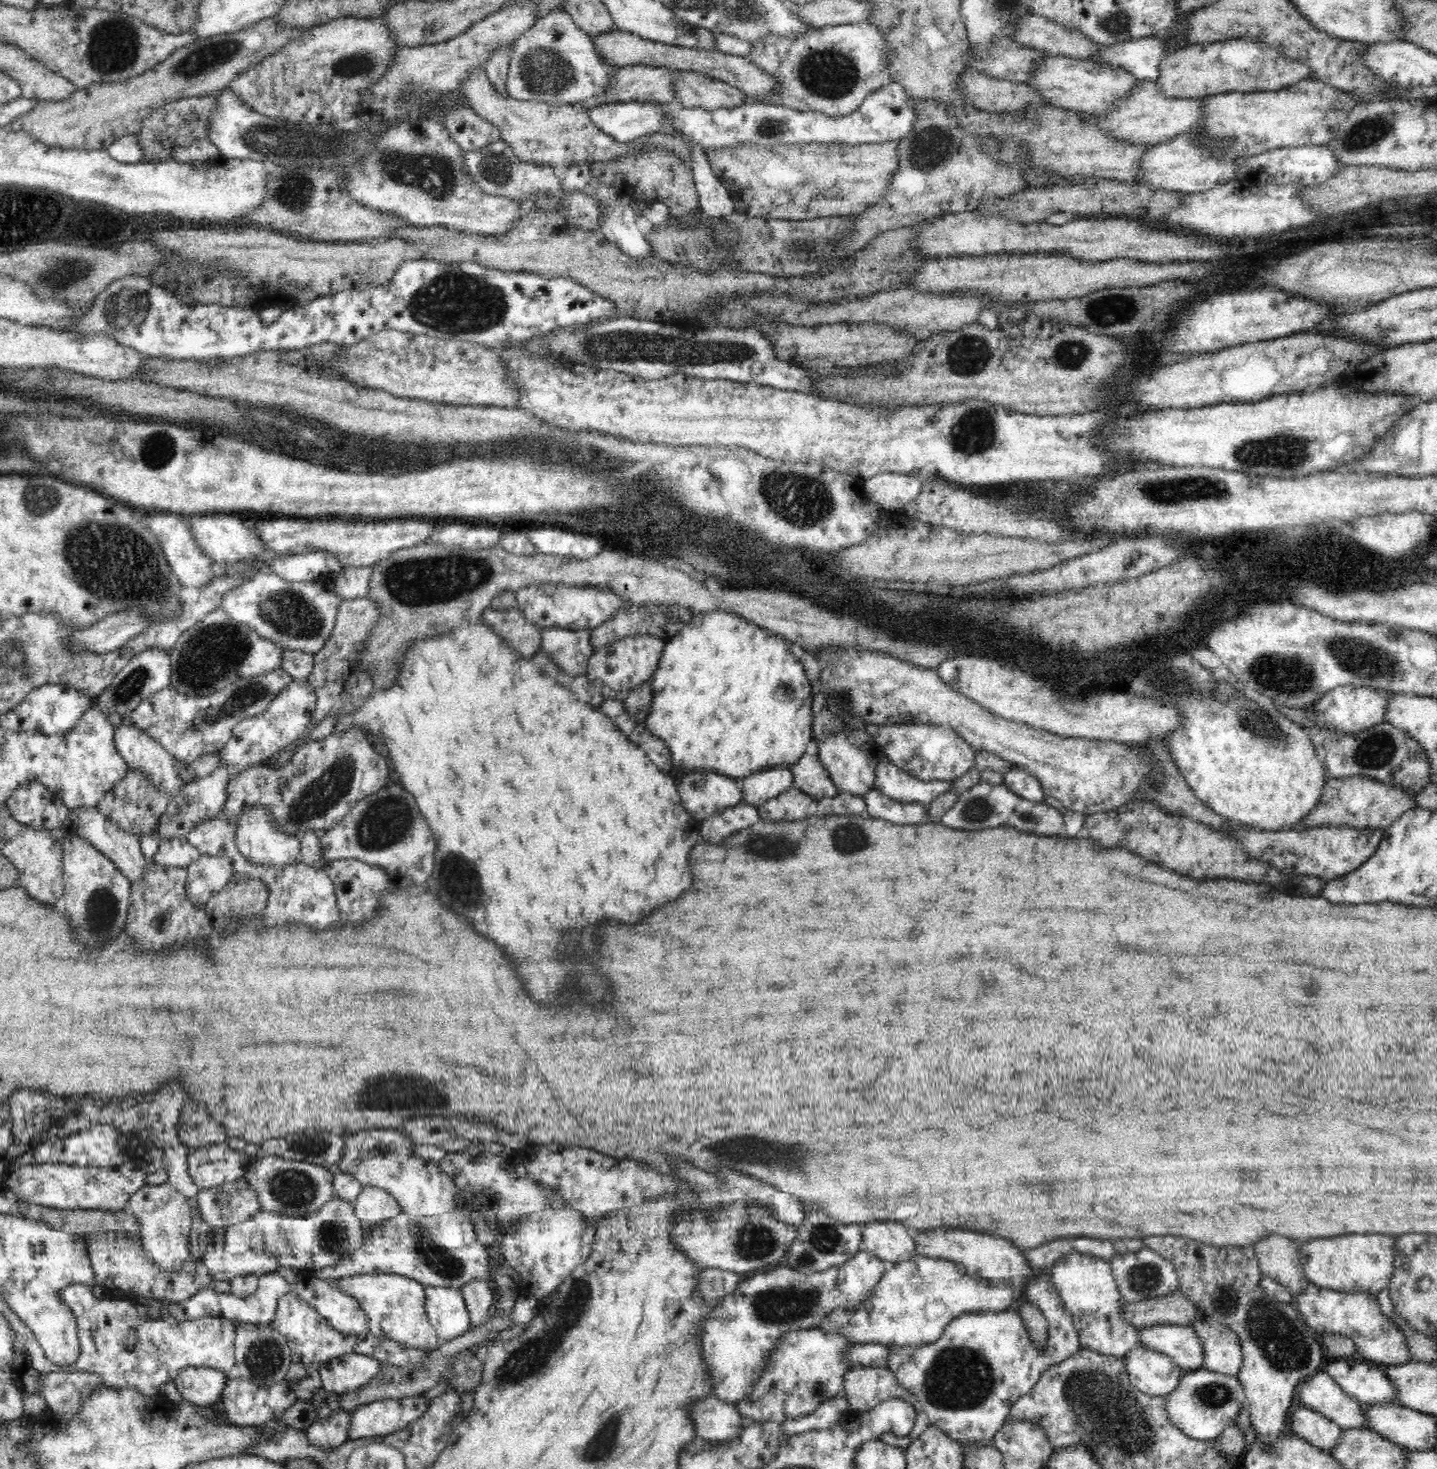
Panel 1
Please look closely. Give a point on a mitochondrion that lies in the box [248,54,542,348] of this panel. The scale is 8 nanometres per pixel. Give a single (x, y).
(454, 302)

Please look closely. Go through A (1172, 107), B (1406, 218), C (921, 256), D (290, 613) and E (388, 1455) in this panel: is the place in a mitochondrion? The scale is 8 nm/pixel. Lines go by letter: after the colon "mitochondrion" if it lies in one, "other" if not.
A: other
B: other
C: other
D: mitochondrion
E: mitochondrion

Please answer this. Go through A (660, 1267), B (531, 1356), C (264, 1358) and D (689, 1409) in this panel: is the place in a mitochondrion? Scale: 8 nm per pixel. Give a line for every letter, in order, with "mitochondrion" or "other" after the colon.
A: other
B: mitochondrion
C: mitochondrion
D: other

